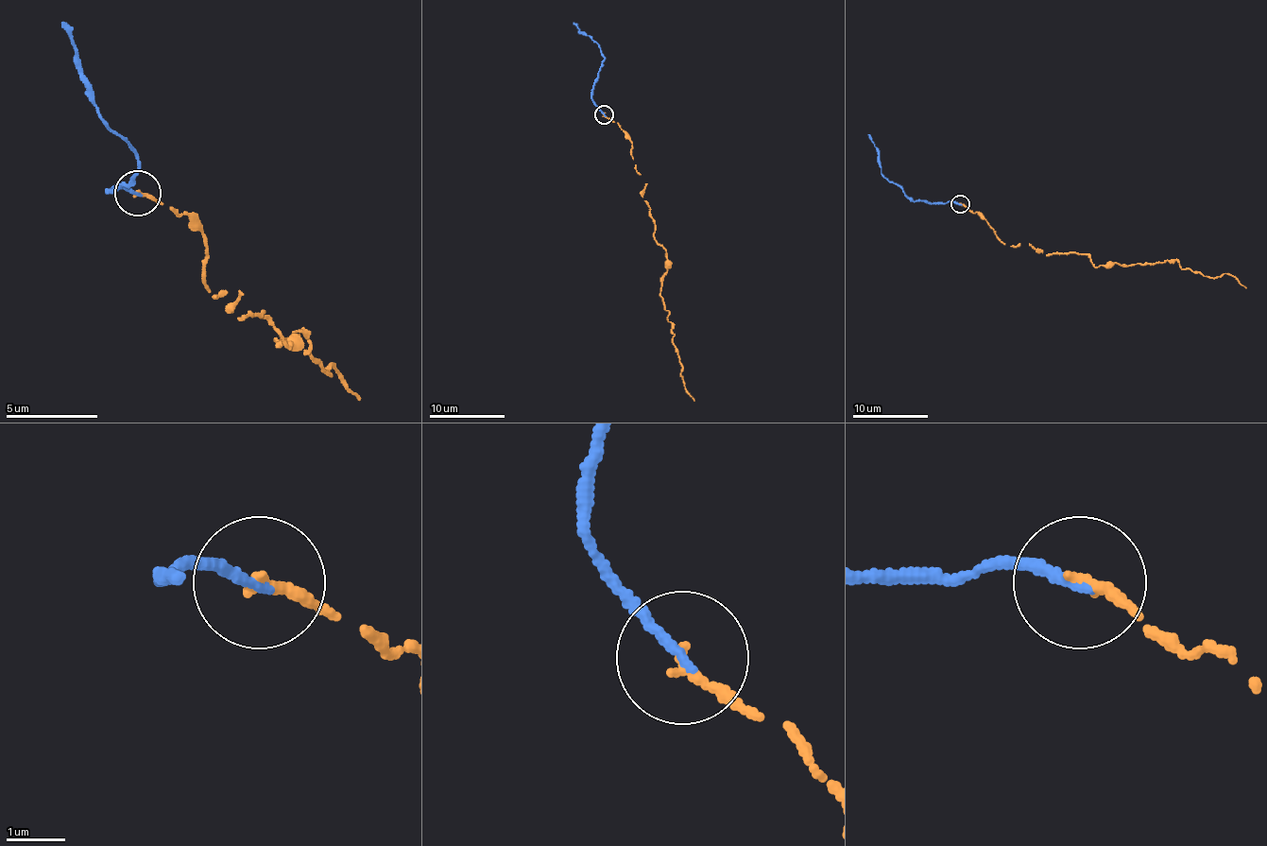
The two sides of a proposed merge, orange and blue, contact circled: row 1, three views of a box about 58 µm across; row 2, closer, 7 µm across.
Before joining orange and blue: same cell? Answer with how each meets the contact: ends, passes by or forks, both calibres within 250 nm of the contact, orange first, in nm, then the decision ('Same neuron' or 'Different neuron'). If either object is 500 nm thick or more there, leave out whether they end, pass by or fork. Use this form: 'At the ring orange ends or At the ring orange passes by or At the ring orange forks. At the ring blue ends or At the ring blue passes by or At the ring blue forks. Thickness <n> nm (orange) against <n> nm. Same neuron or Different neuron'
At the ring orange ends. At the ring blue ends. Thickness 190 nm (orange) against 160 nm. Same neuron

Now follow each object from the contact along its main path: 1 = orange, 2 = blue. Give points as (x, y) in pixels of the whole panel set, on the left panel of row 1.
1: (139, 194), (203, 235), (203, 282), (240, 291), (235, 319), (264, 314), (291, 346), (305, 333), (360, 402)
2: (139, 194), (107, 189), (125, 184), (139, 166), (129, 144), (107, 125), (78, 51), (60, 24)

